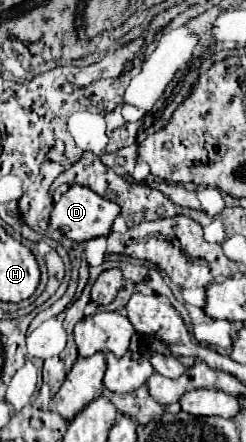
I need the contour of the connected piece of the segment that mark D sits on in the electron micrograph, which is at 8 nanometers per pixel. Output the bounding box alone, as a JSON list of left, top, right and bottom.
[51,184,119,242]

